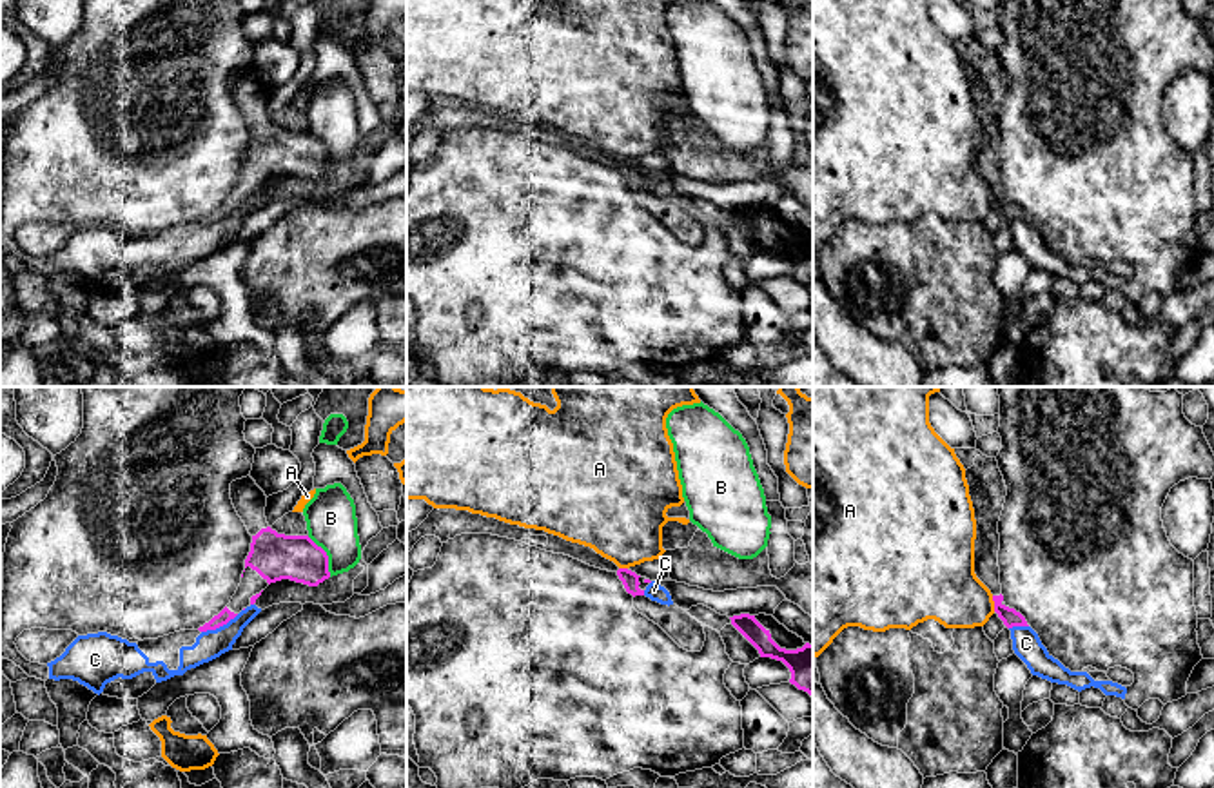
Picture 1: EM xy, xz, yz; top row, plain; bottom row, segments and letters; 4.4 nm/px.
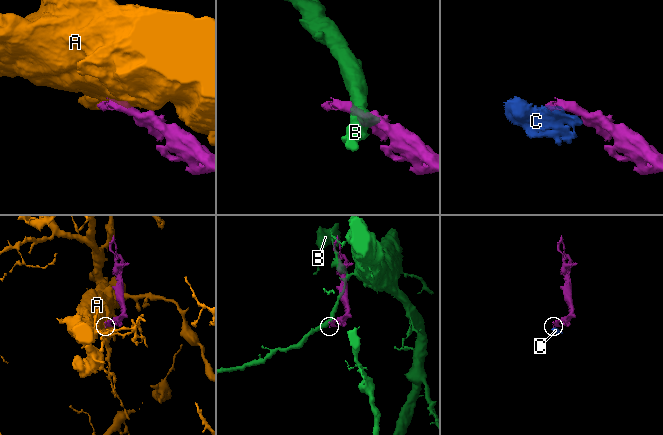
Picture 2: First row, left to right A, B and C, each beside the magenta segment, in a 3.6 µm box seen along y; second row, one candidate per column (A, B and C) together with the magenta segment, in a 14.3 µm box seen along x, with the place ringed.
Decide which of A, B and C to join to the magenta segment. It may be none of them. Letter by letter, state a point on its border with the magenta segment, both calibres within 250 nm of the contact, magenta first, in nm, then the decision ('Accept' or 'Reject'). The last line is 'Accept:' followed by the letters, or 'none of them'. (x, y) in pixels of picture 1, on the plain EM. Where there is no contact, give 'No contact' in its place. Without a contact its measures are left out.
A: Touches magenta at yz (995, 196). Thickness 80 nm (magenta) against 300 nm. Reject
B: Touches magenta at xy (327, 149). Thickness 220 nm (magenta) against 220 nm. Reject
C: Touches magenta at xy (220, 218). Thickness 60 nm (magenta) against 130 nm. Reject
Accept: none of them

